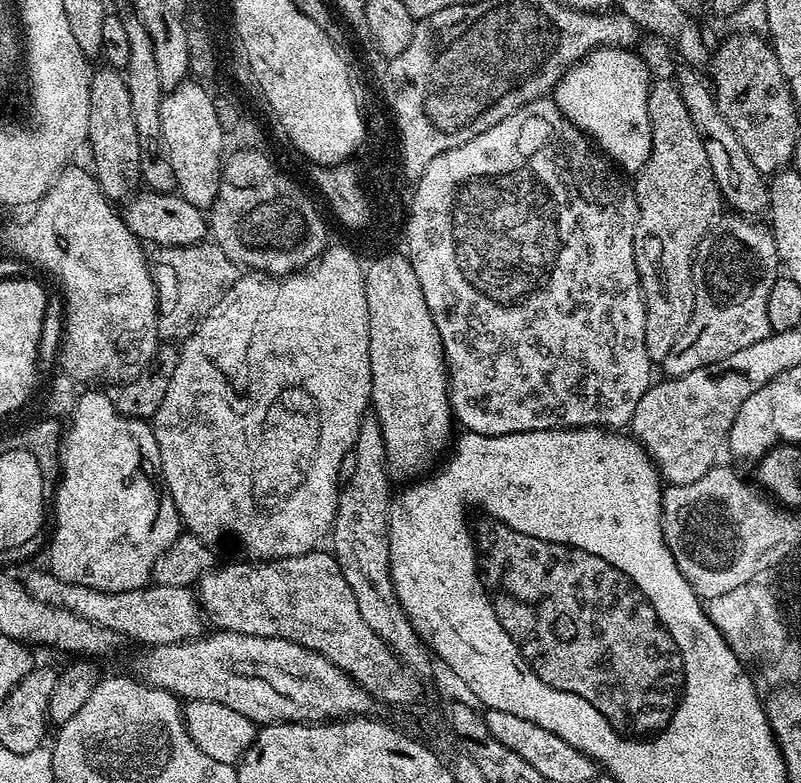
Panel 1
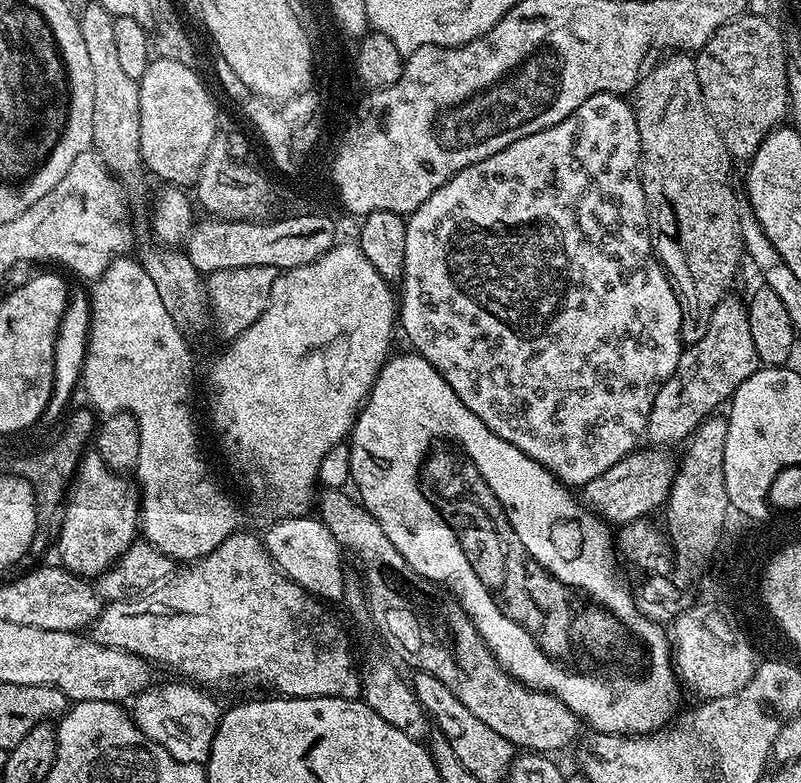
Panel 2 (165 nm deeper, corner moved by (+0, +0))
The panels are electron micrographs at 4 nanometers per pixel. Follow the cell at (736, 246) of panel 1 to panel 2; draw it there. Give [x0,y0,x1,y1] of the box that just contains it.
[646,294,762,445]

